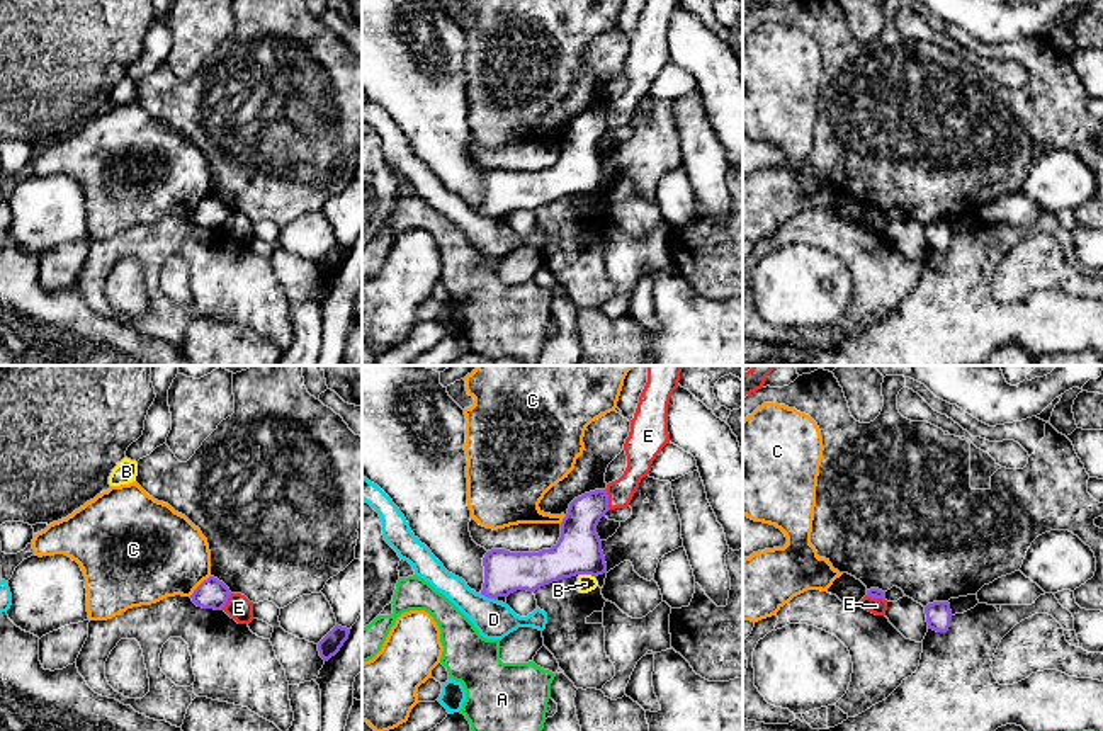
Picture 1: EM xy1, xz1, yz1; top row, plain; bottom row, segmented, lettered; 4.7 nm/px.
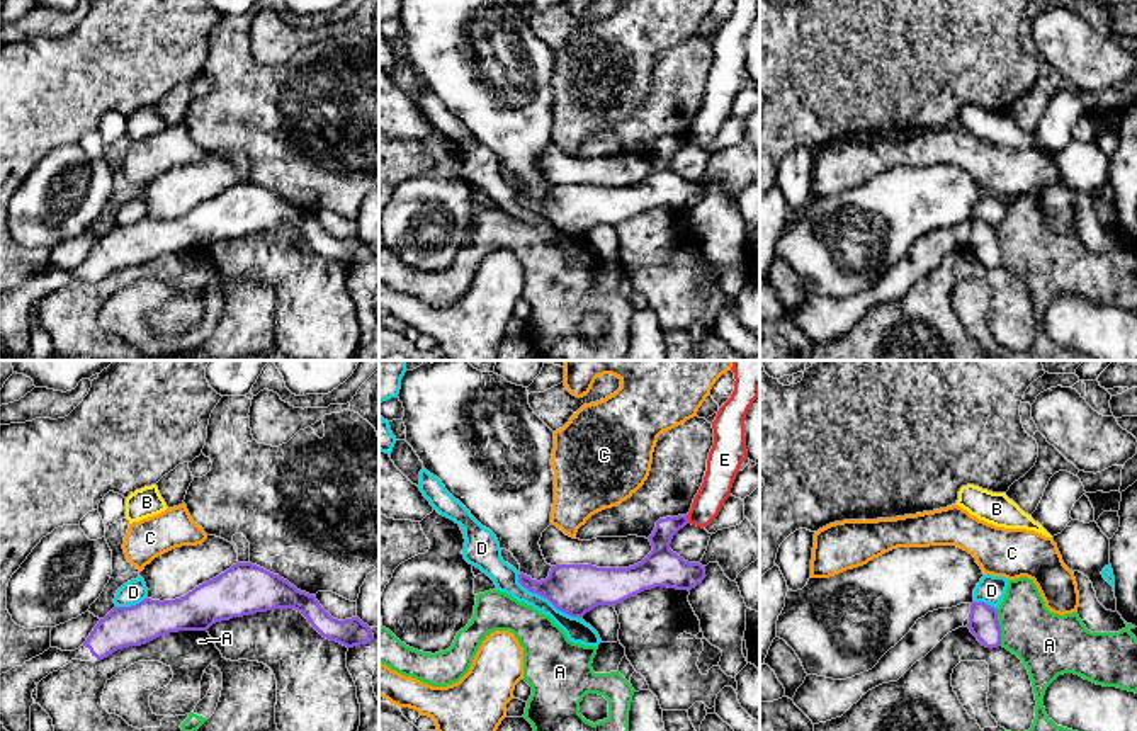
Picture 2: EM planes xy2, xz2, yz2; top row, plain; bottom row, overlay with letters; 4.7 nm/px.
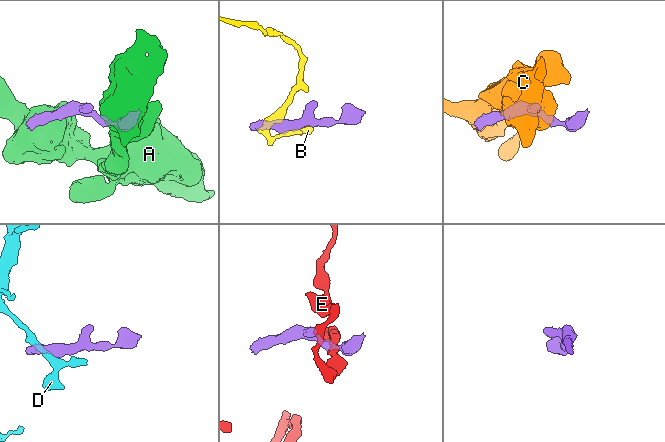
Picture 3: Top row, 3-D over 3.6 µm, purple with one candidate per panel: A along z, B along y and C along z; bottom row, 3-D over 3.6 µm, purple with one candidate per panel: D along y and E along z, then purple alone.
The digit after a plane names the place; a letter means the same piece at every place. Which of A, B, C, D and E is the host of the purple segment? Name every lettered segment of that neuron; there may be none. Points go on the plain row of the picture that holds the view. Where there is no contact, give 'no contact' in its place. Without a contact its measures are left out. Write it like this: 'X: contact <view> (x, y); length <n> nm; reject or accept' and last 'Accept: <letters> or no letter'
A: contact yz2 (1000, 247); length 180 nm; reject
B: contact xz1 (588, 192); length 80 nm; reject
C: contact xy1 (199, 204); length 140 nm; reject
D: contact xz2 (544, 216); length 360 nm; reject
E: contact xz1 (607, 118); length 110 nm; reject
Accept: no letter

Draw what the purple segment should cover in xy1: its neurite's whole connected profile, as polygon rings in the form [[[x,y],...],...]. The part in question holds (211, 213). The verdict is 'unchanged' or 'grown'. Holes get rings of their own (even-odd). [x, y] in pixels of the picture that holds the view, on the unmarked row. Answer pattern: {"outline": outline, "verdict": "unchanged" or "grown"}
{"outline": [[[209,196],[194,209],[190,218],[197,226],[223,230],[229,214],[231,211],[223,201]]], "verdict": "unchanged"}

